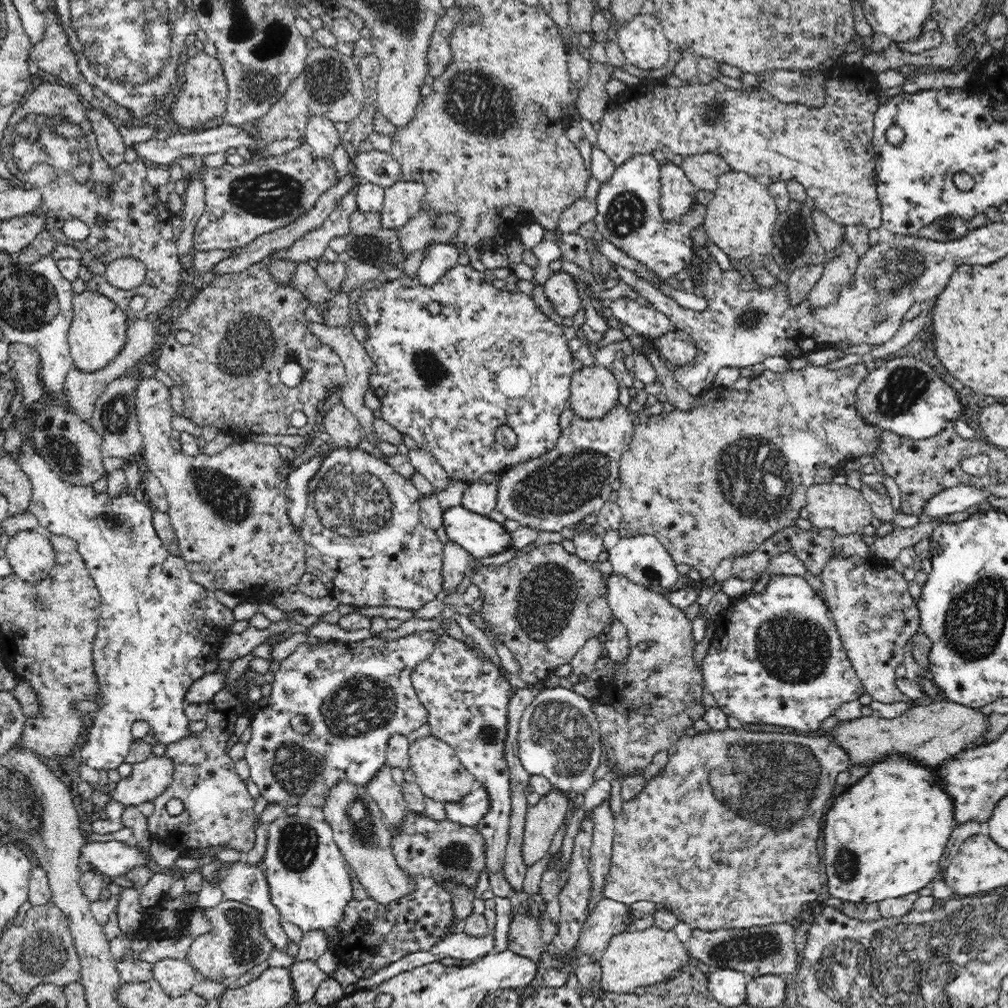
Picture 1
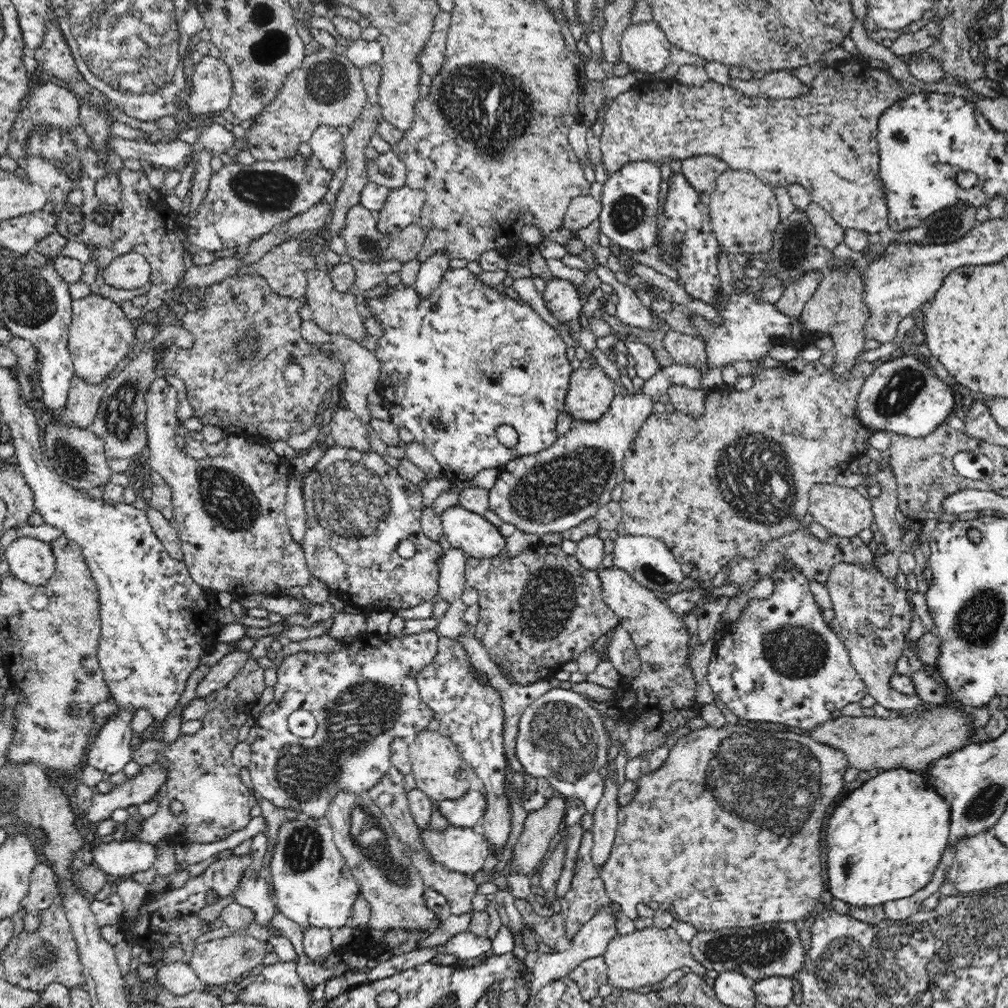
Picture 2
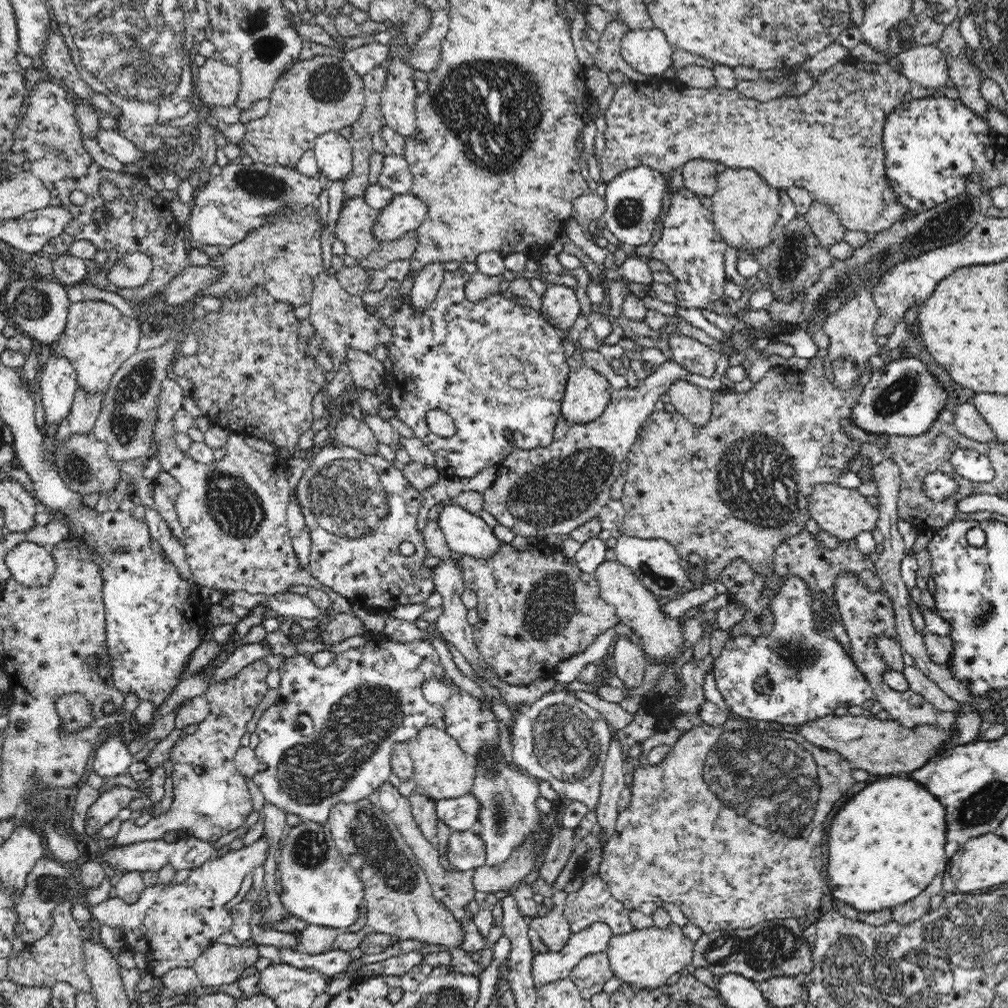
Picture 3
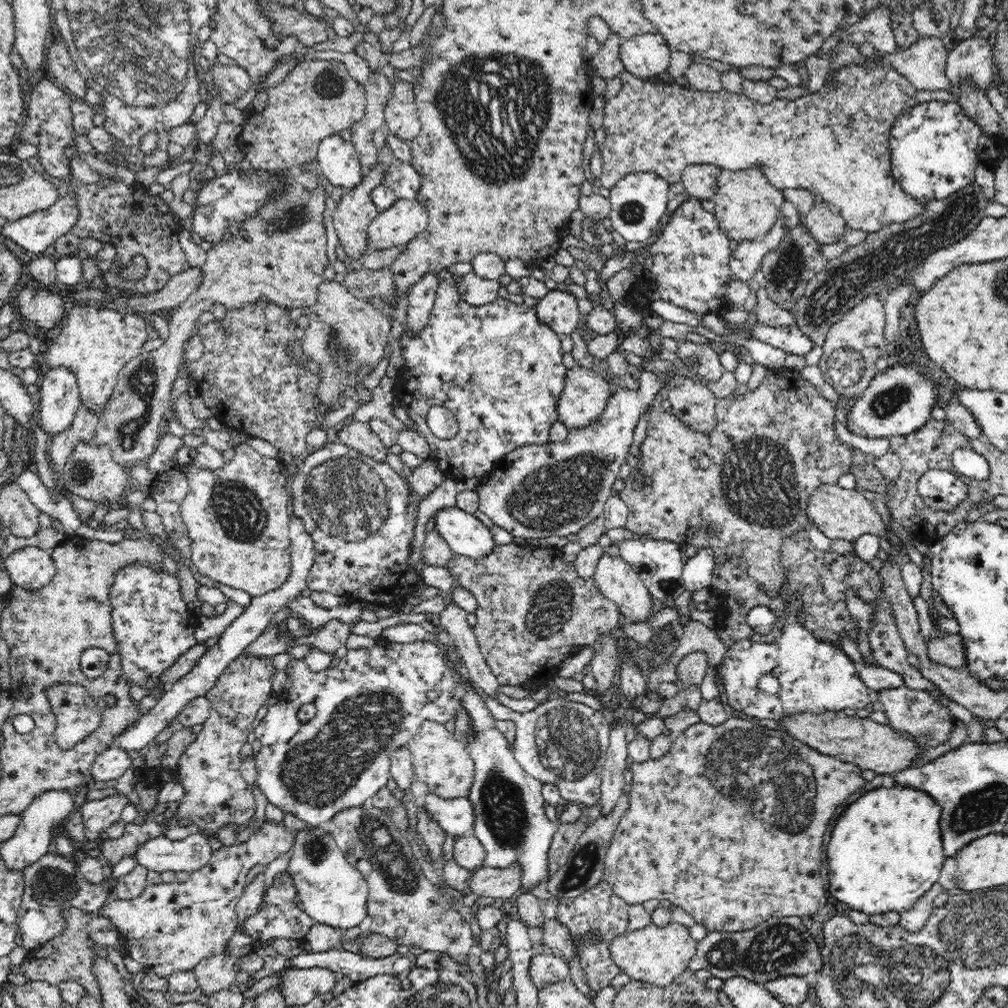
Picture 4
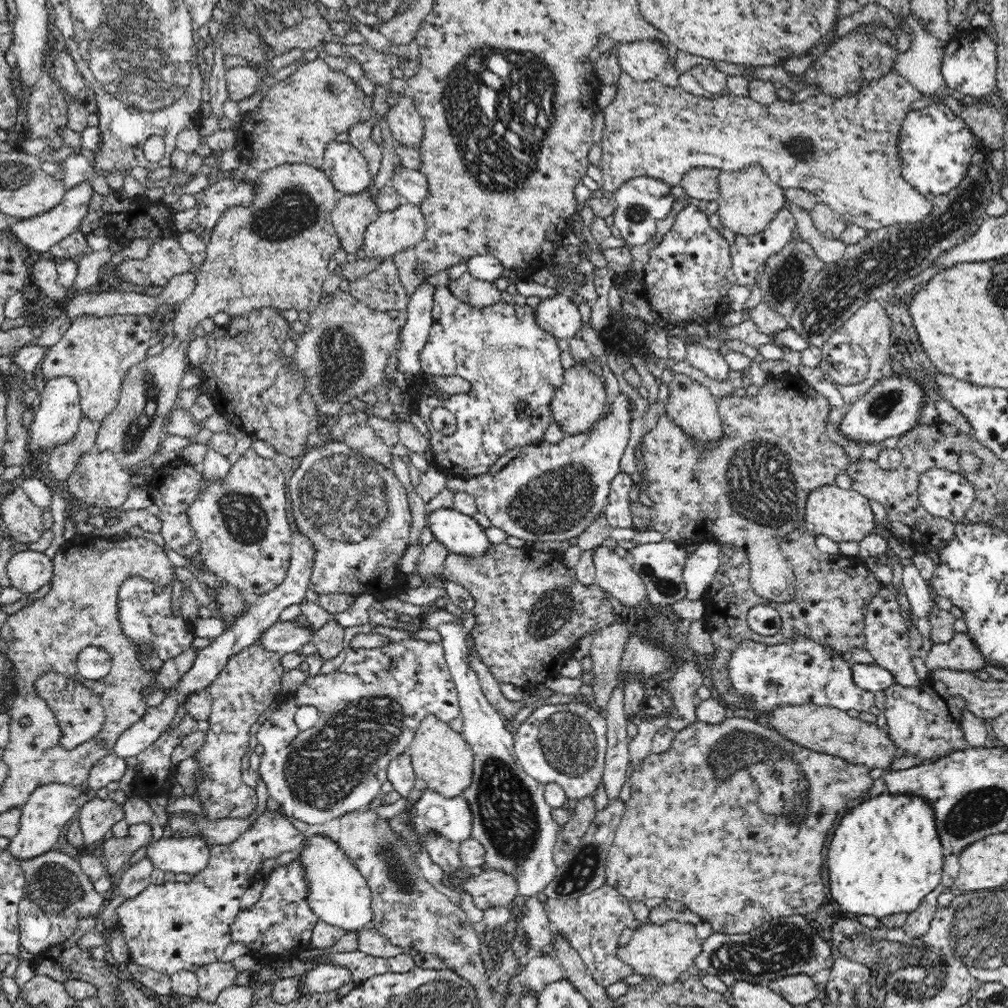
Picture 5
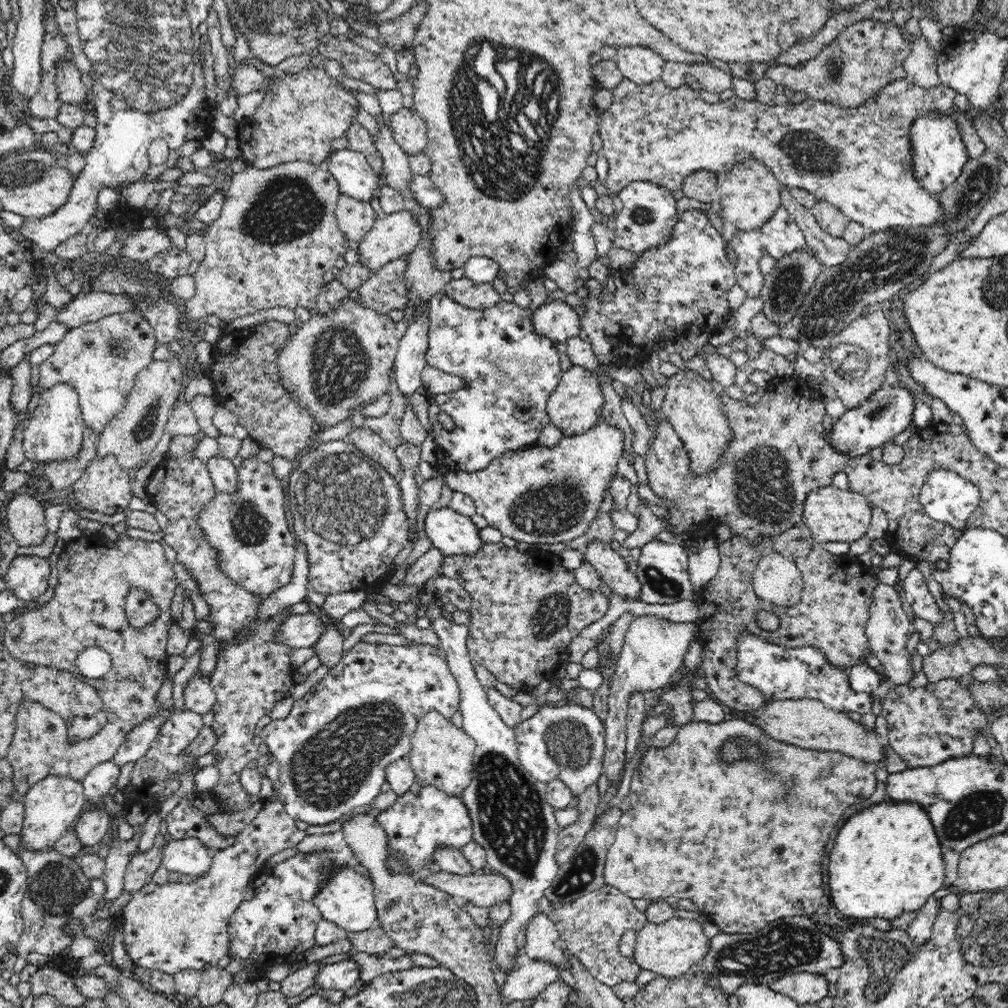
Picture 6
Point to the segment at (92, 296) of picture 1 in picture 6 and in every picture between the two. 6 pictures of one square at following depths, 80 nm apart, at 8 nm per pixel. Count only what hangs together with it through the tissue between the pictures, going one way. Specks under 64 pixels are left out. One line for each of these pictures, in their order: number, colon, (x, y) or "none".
2: (101, 335)
3: (97, 339)
4: (95, 344)
5: (96, 353)
6: (101, 360)

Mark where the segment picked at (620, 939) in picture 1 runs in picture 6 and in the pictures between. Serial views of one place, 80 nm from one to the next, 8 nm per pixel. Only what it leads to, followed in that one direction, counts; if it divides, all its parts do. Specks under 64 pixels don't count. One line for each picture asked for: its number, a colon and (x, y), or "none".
2: (645, 957)
3: (647, 958)
4: (657, 955)
5: (665, 952)
6: (669, 949)

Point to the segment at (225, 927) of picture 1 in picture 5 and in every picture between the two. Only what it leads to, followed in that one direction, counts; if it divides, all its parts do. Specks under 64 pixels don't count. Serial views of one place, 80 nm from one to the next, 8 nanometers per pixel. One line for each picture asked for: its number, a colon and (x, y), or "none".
2: (217, 962)
3: (220, 964)
4: (216, 973)
5: (213, 978)

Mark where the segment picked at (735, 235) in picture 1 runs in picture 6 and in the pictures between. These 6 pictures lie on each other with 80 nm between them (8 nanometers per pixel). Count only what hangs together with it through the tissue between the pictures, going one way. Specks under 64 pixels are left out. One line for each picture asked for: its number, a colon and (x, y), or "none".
2: (744, 213)
3: (745, 208)
4: (747, 204)
5: (748, 199)
6: (750, 194)

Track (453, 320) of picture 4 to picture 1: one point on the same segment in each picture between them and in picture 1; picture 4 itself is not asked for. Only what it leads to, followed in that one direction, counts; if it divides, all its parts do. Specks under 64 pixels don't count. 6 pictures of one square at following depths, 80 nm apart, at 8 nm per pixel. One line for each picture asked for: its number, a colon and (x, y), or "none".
1: (490, 357)
2: (475, 359)
3: (495, 366)

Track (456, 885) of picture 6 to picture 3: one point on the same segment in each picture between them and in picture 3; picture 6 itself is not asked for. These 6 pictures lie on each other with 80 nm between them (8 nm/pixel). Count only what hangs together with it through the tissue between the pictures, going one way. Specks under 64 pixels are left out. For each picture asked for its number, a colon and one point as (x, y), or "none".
3: (503, 878)
4: (498, 883)
5: (493, 888)

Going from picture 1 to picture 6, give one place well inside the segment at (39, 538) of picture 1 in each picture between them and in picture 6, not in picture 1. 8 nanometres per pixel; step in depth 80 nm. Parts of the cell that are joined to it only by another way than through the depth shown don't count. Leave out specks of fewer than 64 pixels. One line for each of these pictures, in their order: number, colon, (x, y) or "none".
2: (29, 559)
3: (32, 565)
4: (31, 568)
5: (28, 570)
6: (27, 577)

